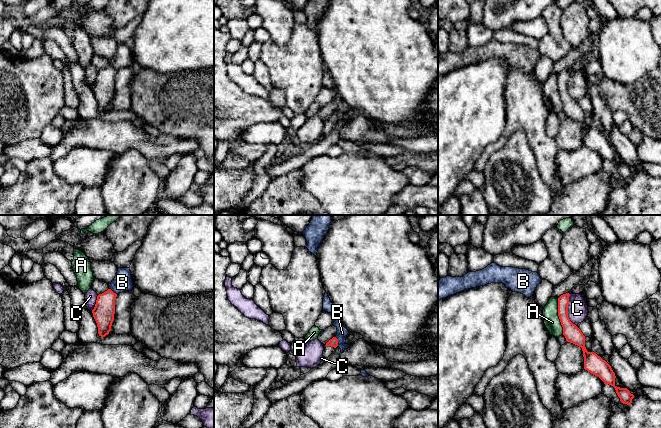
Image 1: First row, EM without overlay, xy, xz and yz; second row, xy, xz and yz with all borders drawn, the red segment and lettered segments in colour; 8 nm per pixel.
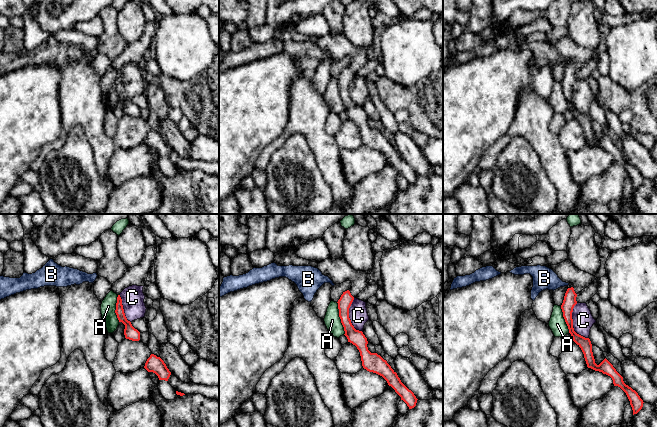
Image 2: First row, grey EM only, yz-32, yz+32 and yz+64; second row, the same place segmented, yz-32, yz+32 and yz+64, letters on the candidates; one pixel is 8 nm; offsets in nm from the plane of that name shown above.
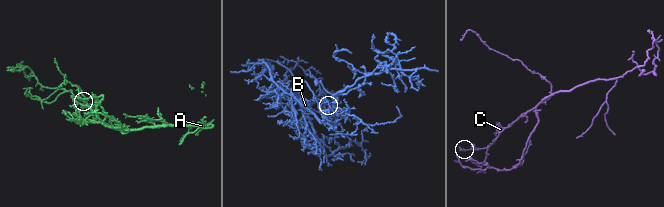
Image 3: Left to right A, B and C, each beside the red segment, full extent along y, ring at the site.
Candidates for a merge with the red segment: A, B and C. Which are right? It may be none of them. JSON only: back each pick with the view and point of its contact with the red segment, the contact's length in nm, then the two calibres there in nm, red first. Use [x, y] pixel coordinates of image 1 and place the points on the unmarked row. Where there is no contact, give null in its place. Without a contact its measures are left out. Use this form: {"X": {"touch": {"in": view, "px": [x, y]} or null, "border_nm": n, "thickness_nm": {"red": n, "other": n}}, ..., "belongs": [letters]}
{"belongs": []}

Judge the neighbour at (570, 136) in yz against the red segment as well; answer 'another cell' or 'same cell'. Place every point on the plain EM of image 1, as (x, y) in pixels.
another cell

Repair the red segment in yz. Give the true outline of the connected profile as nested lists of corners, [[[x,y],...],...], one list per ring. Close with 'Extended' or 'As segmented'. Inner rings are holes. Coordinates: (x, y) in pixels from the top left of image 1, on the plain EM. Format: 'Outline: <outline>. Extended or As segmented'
Outline: [[[569,69],[558,74],[558,92],[563,103],[563,111],[567,118],[573,119],[582,124],[584,133],[584,145],[599,153],[604,160],[613,162],[620,177],[630,181],[634,171],[627,164],[620,164],[615,161],[615,149],[611,142],[594,128],[588,128],[585,123],[585,112],[581,106],[573,100],[568,93]]]. As segmented

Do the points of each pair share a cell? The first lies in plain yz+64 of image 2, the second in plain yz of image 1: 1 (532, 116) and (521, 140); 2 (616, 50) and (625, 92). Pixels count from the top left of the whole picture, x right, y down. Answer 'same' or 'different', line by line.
1: different
2: different

